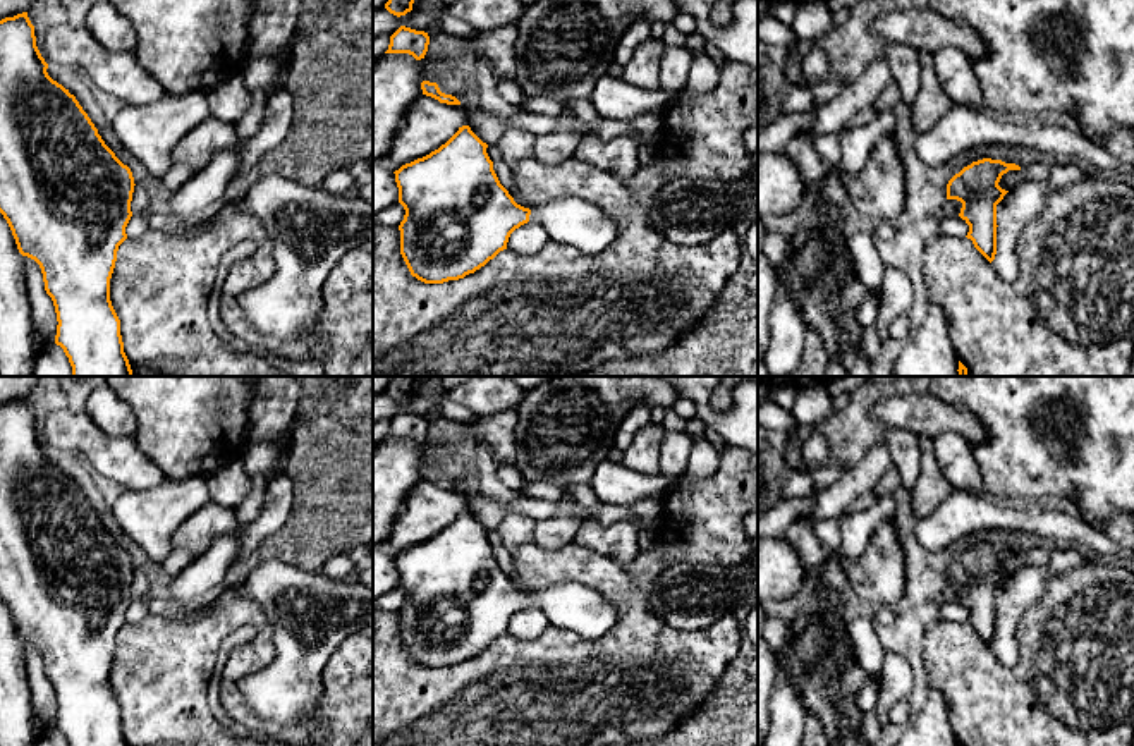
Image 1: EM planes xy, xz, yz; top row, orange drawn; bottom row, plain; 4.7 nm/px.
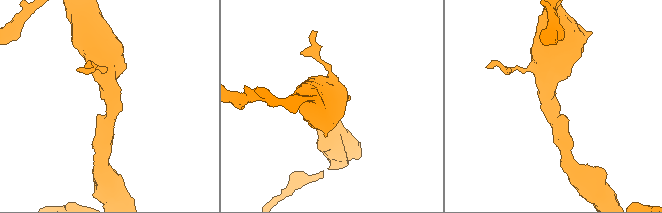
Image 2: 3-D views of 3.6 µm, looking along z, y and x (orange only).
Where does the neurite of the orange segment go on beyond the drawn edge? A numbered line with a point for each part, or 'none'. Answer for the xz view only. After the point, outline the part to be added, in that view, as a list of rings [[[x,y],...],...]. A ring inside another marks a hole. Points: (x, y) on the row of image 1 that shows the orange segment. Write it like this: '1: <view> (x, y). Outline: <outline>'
1: xz (581, 224). Outline: [[[577,198],[534,206],[529,220],[540,223],[550,239],[591,256],[608,248],[620,234],[619,223],[608,220],[598,205]]]

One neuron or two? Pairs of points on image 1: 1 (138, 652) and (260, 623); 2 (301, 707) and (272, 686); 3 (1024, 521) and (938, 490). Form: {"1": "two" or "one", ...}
{"1": "one", "2": "one", "3": "two"}

